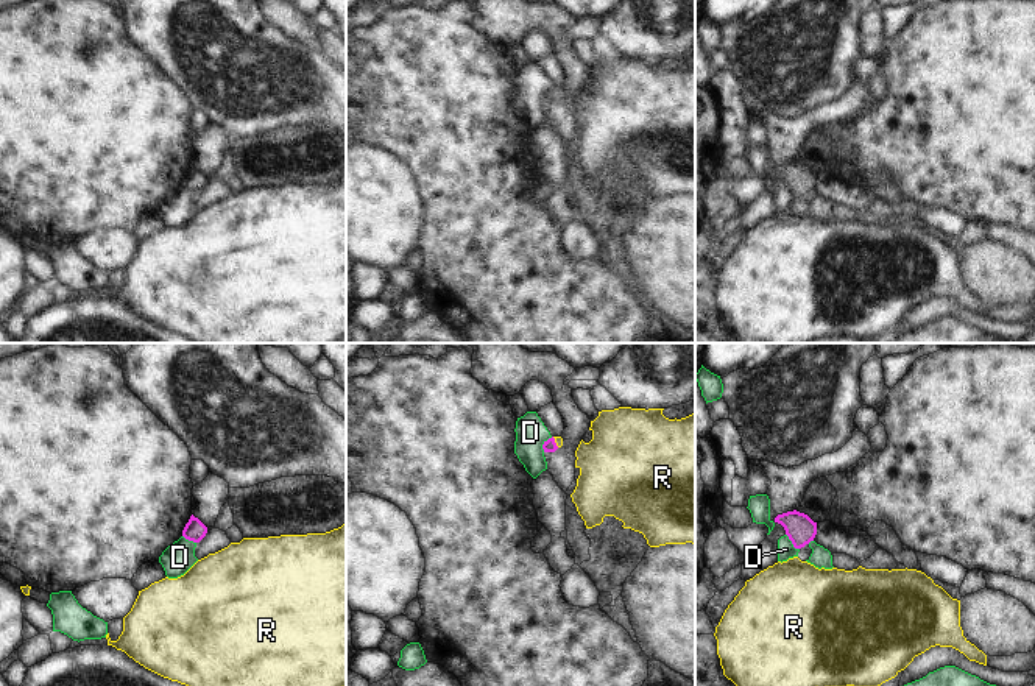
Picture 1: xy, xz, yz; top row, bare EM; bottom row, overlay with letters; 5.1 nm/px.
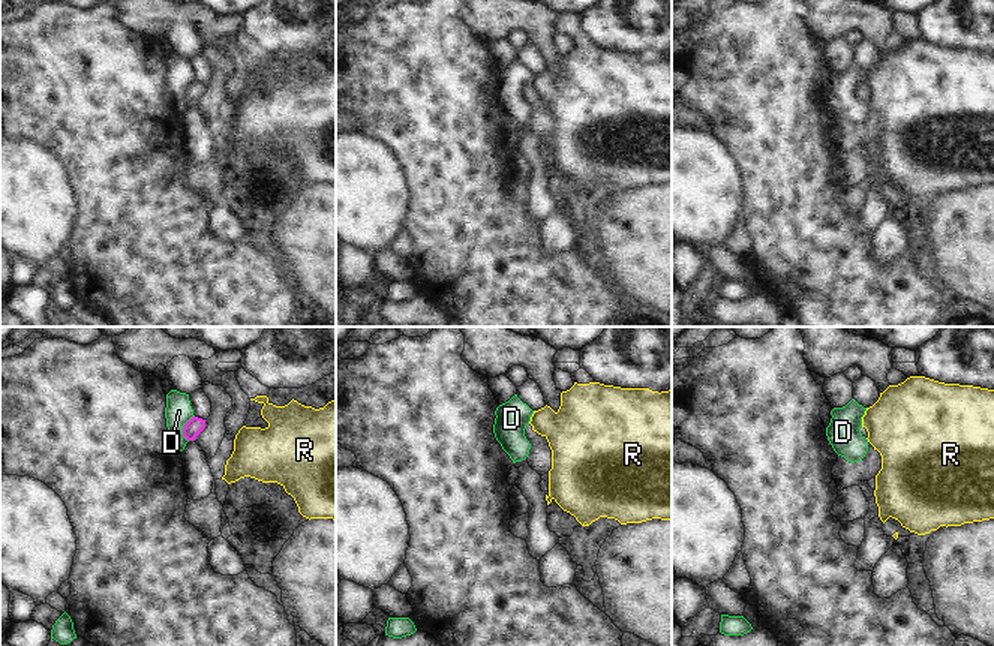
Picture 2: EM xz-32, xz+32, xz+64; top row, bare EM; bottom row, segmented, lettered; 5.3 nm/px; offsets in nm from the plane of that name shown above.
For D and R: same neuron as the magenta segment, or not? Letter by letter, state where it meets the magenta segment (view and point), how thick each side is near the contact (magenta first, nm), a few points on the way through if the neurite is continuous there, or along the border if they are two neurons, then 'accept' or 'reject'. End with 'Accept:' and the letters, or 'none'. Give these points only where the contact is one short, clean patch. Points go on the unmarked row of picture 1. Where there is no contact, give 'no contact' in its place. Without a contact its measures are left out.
D: xz (544, 94) | 60/160 nm | along xz (552, 88), (543, 95), (543, 102) | reject
R: xz (554, 92) | 60/50 nm | across xz (549, 97), (554, 92), (558, 91) | accept
Accept: R

